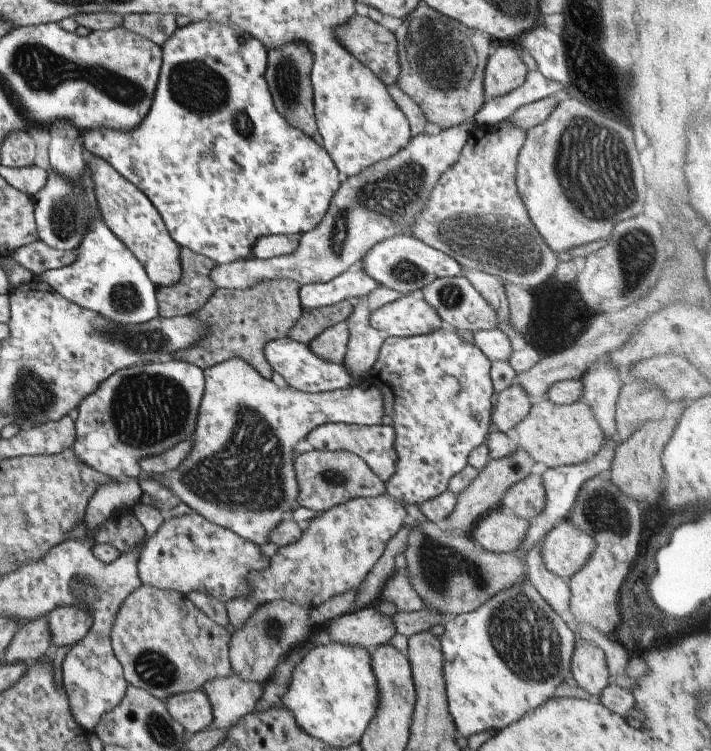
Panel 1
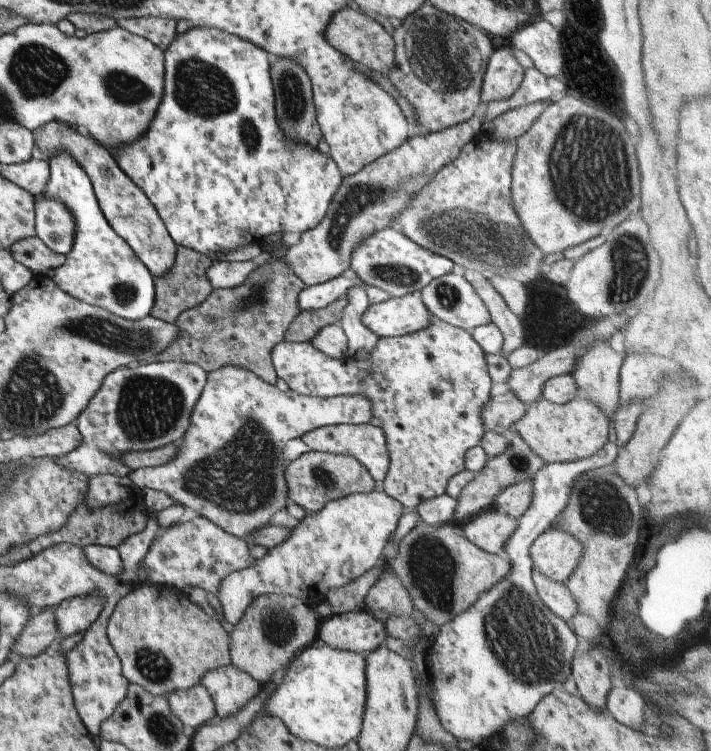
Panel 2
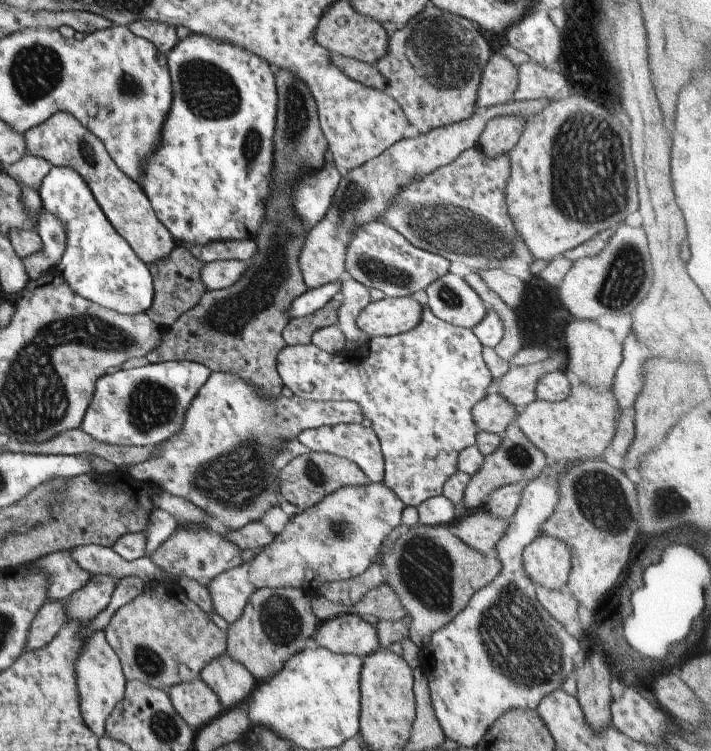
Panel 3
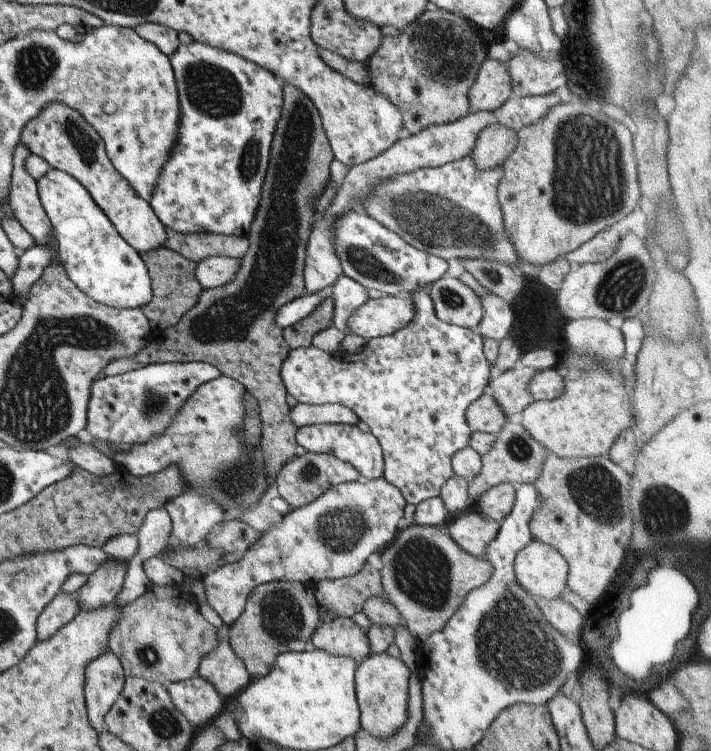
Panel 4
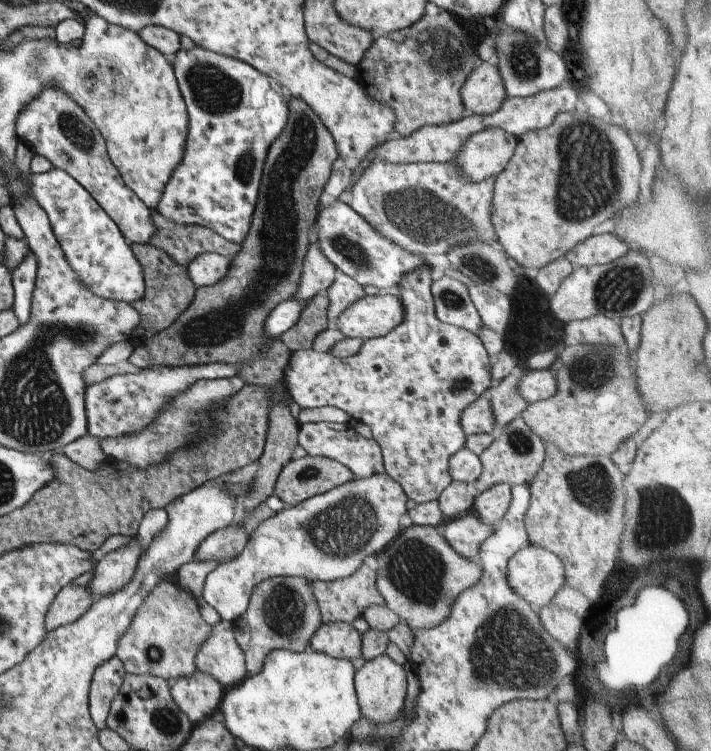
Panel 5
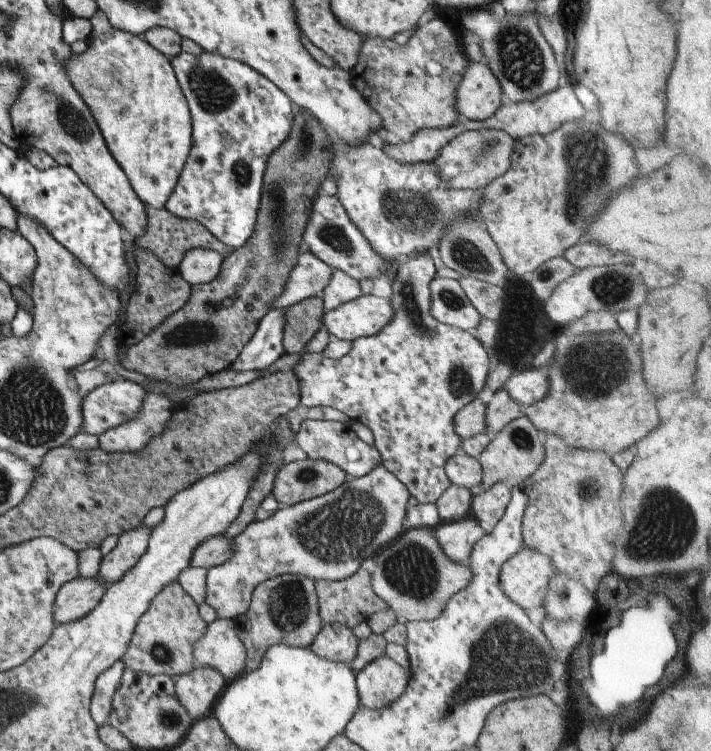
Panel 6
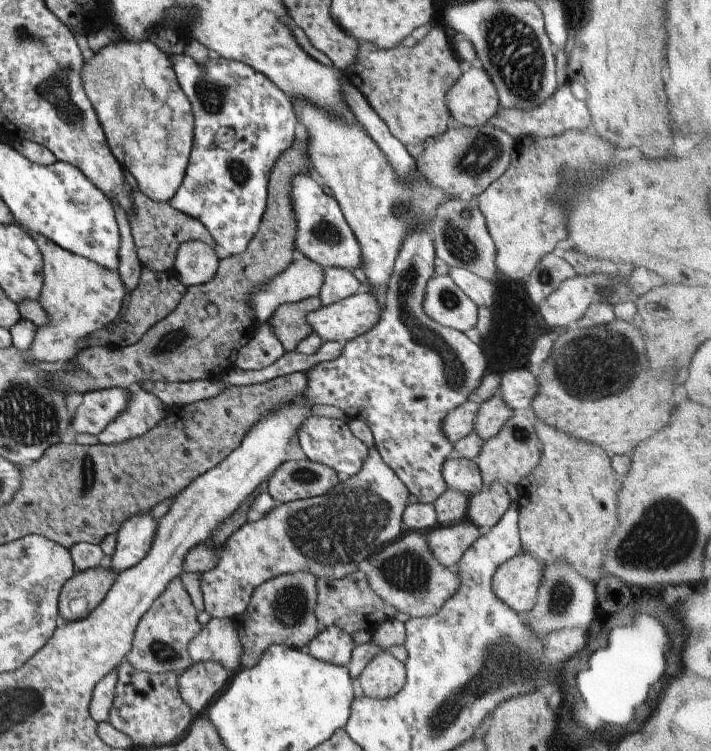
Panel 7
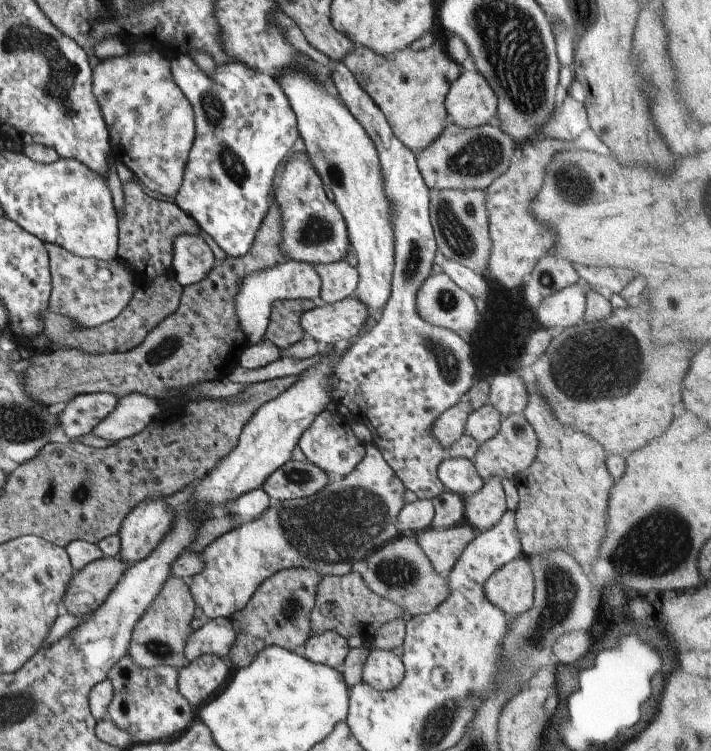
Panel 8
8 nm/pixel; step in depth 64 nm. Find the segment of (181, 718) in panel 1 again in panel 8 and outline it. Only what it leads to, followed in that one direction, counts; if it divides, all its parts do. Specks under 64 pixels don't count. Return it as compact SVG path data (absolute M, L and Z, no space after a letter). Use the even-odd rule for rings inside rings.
M201 655L177 671L177 690L196 711L226 685L232 667L215 655Z

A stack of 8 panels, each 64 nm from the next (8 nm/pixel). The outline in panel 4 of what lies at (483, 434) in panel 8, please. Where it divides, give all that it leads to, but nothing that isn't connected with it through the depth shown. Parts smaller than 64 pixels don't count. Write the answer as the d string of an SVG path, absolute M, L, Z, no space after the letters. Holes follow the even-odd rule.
M517 365L491 375L488 384L493 389L492 396L502 408L506 420L533 401L528 384L537 371L541 370Z

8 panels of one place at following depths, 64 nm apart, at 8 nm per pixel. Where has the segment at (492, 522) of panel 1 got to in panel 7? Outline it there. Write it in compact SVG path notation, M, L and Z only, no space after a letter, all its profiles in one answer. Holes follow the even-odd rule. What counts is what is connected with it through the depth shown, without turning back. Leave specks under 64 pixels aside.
M465 519L453 526L434 527L425 533L425 542L437 564L453 572L457 569L461 554L479 538L481 533L481 530Z

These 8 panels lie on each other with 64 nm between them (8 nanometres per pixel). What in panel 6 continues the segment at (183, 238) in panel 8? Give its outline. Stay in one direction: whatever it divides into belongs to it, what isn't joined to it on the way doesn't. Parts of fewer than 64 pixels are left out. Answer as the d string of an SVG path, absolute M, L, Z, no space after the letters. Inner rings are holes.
M191 248L175 270L190 286L209 283L217 277L224 257L209 248Z

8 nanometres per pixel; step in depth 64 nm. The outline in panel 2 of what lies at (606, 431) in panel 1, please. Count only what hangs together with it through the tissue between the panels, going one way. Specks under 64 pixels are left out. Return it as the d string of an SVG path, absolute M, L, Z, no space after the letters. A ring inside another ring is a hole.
M592 341L592 345L580 355L578 363L571 374L571 378L576 382L578 390L589 401L595 404L609 420L611 414L617 406L619 400L619 367L622 363L620 353L609 347L608 341Z

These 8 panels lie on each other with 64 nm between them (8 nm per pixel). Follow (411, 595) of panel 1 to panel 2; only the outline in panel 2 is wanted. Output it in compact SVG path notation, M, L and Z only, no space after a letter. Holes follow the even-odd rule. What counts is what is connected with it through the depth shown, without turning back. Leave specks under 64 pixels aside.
M391 570L383 572L371 585L364 596L362 606L356 611L367 611L373 614L377 610L387 612L389 616L410 614L414 604L401 581Z

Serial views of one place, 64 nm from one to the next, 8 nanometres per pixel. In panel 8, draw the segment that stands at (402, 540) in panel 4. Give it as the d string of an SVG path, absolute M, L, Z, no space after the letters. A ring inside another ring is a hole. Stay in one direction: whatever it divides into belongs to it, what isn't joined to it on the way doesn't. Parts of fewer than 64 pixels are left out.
M398 535L365 558L365 572L360 574L367 588L382 599L391 601L403 613L420 615L431 612L441 604L450 588L446 577L434 571L430 560L421 550L414 535Z

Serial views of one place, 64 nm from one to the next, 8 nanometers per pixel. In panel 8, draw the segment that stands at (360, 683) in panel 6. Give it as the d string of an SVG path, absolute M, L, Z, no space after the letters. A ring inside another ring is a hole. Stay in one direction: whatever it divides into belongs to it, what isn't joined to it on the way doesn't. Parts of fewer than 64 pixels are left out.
M371 649L362 666L361 682L376 691L391 691L404 677L404 664L393 652Z

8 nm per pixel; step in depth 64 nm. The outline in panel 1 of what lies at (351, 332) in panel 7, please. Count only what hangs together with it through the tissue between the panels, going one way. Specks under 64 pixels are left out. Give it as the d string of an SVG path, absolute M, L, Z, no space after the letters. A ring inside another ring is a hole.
M409 294L377 308L368 316L368 321L383 336L401 338L426 335L444 326L432 306Z

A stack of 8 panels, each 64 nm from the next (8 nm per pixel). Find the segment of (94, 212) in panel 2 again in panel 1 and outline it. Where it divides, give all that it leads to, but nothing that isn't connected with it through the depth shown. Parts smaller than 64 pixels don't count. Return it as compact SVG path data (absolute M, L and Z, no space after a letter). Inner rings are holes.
M206 20L193 21L187 25L176 27L176 29L165 39L160 48L160 71L157 75L156 87L154 88L151 104L145 116L133 128L129 130L117 130L109 127L101 127L81 134L68 120L53 119L46 129L49 134L48 162L52 171L69 177L78 182L82 177L82 163L84 152L93 157L103 159L110 164L125 180L137 187L155 207L159 216L167 226L172 239L181 247L187 247L198 255L210 258L215 264L232 263L243 260L252 250L253 243L265 235L296 235L311 230L321 222L329 208L329 203L339 188L341 176L329 158L327 152L319 144L307 136L303 131L287 124L280 112L273 106L267 83L264 79L266 69L266 48L249 33L242 31L239 27L226 24L217 24ZM101 218L90 221L76 250L75 260L64 267L47 269L33 280L41 280L65 300L96 312L108 321L121 325L138 325L158 316L156 289L139 261L106 227Z

